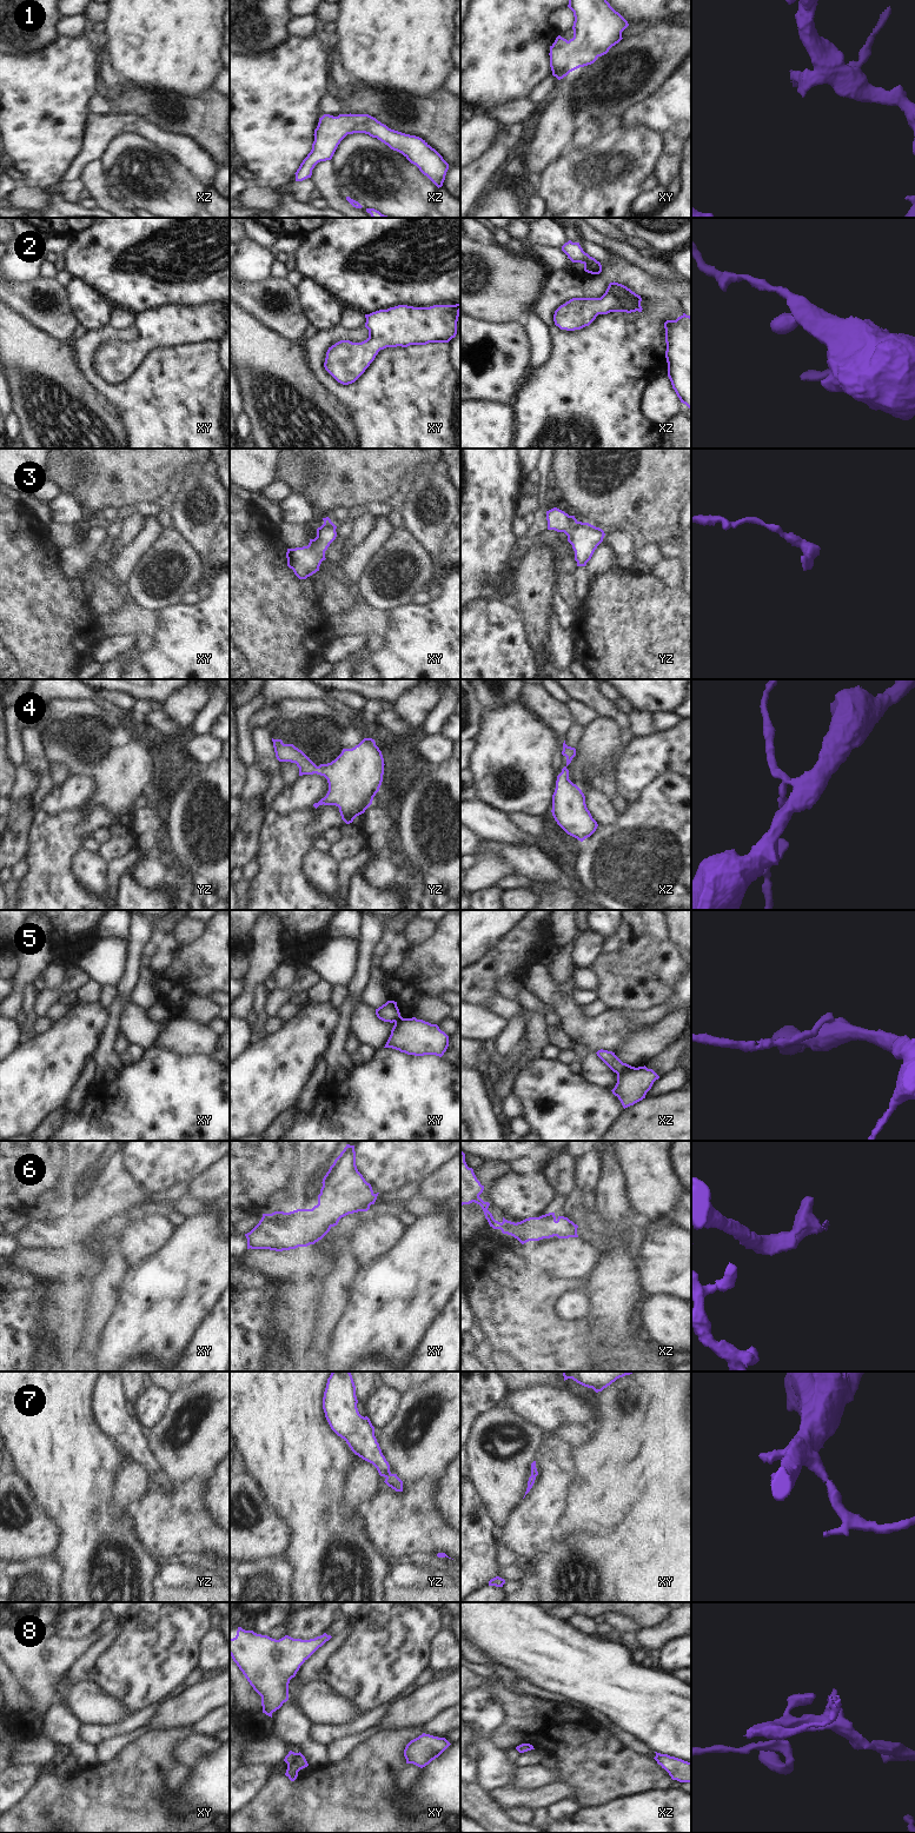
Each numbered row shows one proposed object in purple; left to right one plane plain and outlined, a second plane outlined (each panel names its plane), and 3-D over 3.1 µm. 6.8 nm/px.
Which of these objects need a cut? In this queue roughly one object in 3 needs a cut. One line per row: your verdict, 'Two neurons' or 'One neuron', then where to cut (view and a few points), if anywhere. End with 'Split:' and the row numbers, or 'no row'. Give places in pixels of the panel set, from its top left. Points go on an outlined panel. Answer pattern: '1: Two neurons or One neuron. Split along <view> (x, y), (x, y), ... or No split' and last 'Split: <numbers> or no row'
1: One neuron. No split
2: One neuron. No split
3: One neuron. No split
4: One neuron. No split
5: Two neurons. Split along xz (631, 1067), (617, 1074)
6: One neuron. No split
7: One neuron. No split
8: One neuron. No split
Split: 5.

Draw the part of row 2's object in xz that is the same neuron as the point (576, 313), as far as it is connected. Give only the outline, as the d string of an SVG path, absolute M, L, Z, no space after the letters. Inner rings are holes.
M614 281L601 298L572 298L561 305L555 311L553 321L561 330L581 330L589 326L598 314L642 312L641 301L641 295Z

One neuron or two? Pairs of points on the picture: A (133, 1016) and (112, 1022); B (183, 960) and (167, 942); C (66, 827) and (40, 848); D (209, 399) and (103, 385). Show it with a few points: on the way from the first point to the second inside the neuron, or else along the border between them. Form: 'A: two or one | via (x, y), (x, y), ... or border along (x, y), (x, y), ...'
A: two | border along (118, 994), (128, 1000), (120, 1013), (118, 1034)
B: two | border along (178, 947), (171, 963), (160, 974)
C: one | via (60, 832), (46, 847)
D: one | via (183, 399), (128, 398)

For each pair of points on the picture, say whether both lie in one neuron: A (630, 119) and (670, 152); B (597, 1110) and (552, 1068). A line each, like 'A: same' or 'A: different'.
A: same
B: same

